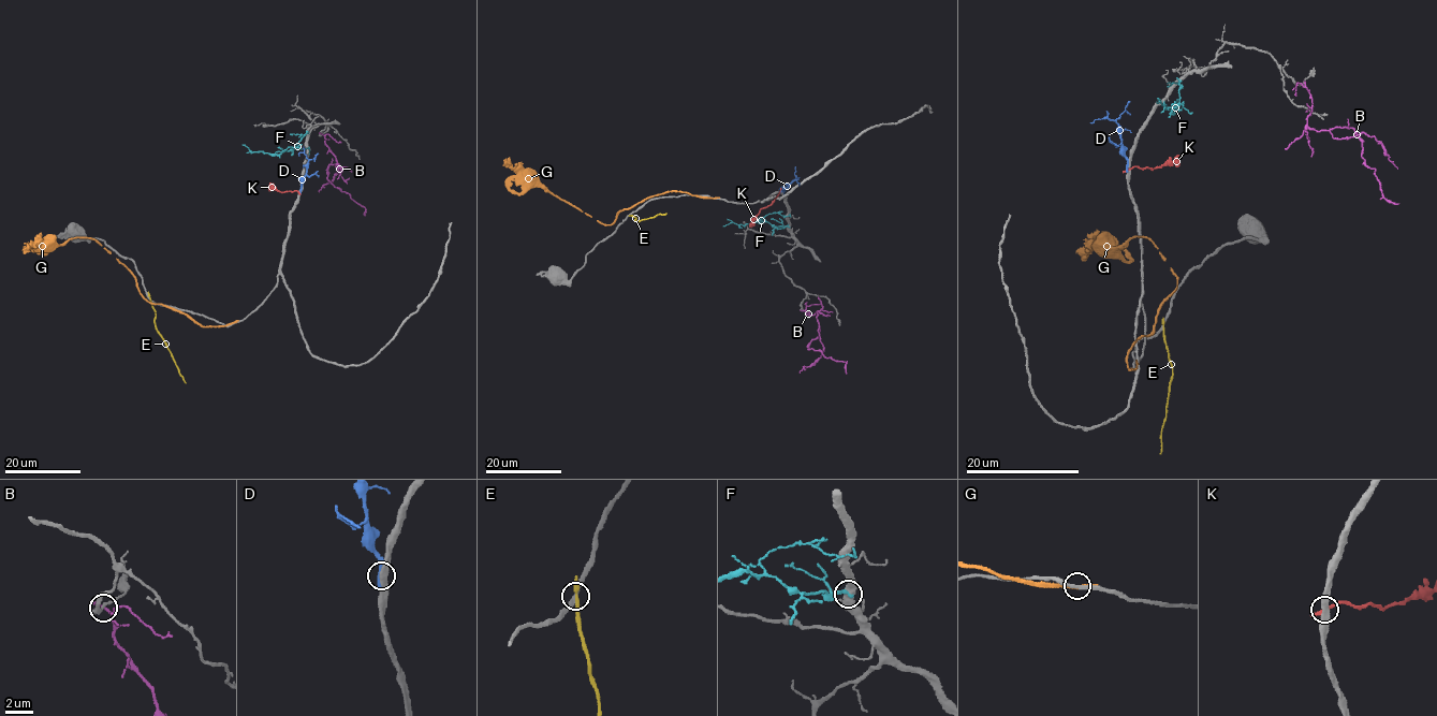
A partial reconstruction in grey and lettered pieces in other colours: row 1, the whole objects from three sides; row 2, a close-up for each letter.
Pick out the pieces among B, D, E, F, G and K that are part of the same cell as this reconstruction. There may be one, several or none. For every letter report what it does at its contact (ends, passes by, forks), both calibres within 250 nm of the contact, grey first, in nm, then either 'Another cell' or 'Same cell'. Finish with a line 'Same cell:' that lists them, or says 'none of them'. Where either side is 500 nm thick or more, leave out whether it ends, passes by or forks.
B: It passes by. Thickness 240 nm (grey) against 180 nm. Another cell
D: It ends there. Thickness 420 nm (grey) against 400 nm. Another cell
E: It passes by. Thickness 320 nm (grey) against 240 nm. Another cell
F: Thickness 500 nm (grey) against 280 nm. Another cell
G: It passes by. Thickness 260 nm (grey) against 240 nm. Another cell
K: It ends there. Thickness 400 nm (grey) against 280 nm. Another cell
Same cell: none of them

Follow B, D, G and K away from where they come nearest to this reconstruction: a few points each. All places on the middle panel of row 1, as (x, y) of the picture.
B: (803, 310), (809, 316), (817, 311), (820, 327), (819, 335), (809, 342), (807, 349), (845, 361), (847, 374)
D: (781, 191), (795, 177), (795, 166)
G: (713, 198), (668, 191), (620, 210), (610, 224), (603, 224), (556, 198), (529, 171), (514, 170), (504, 162)
K: (779, 191), (770, 205), (761, 208), (750, 227)

